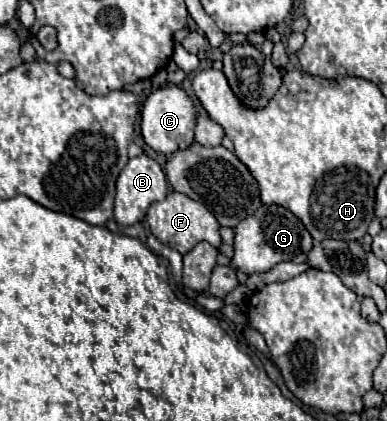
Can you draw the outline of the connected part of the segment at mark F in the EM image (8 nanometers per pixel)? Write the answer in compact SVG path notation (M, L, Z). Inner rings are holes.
M176 191L168 193L164 201L152 203L150 209L148 209L146 221L150 225L152 235L158 241L162 241L164 245L174 247L182 255L188 253L200 241L208 241L212 247L218 247L222 243L222 239L220 239L220 223L216 221L216 217L202 203L190 199L188 195L176 193Z

